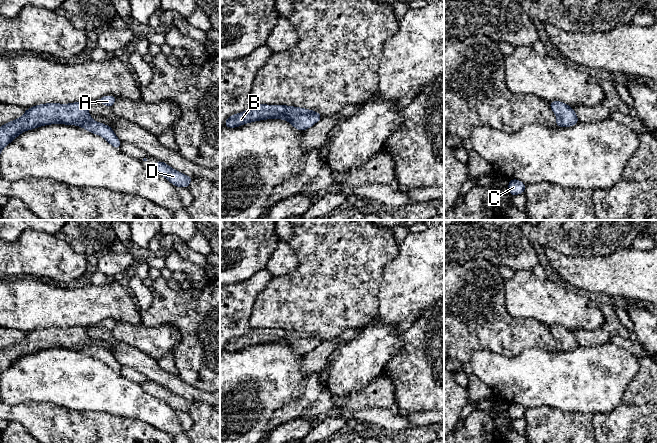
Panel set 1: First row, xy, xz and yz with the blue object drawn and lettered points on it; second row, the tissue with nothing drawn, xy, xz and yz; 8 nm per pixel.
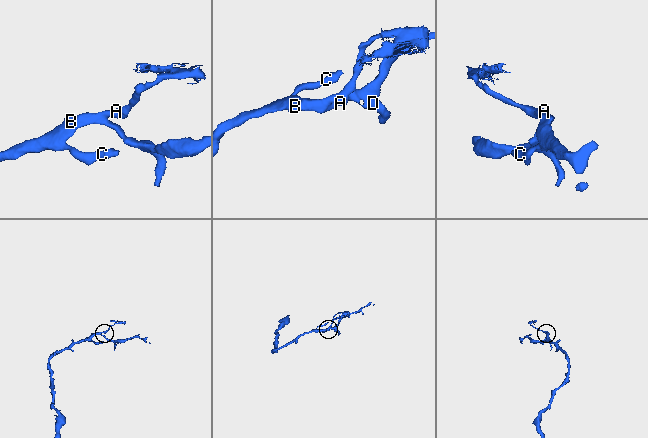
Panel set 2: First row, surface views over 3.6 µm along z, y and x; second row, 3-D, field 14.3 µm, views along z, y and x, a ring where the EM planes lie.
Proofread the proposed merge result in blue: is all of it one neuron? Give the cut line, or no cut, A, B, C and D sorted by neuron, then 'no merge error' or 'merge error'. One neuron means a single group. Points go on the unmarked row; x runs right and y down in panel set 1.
no cut | A B C D | no merge error

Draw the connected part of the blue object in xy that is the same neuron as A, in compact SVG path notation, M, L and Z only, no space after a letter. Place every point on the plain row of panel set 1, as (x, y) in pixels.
M107 319L107 320L103 320L101 321L99 324L97 324L96 326L104 328L108 331L112 331L116 325L116 321L111 320L111 319Z

